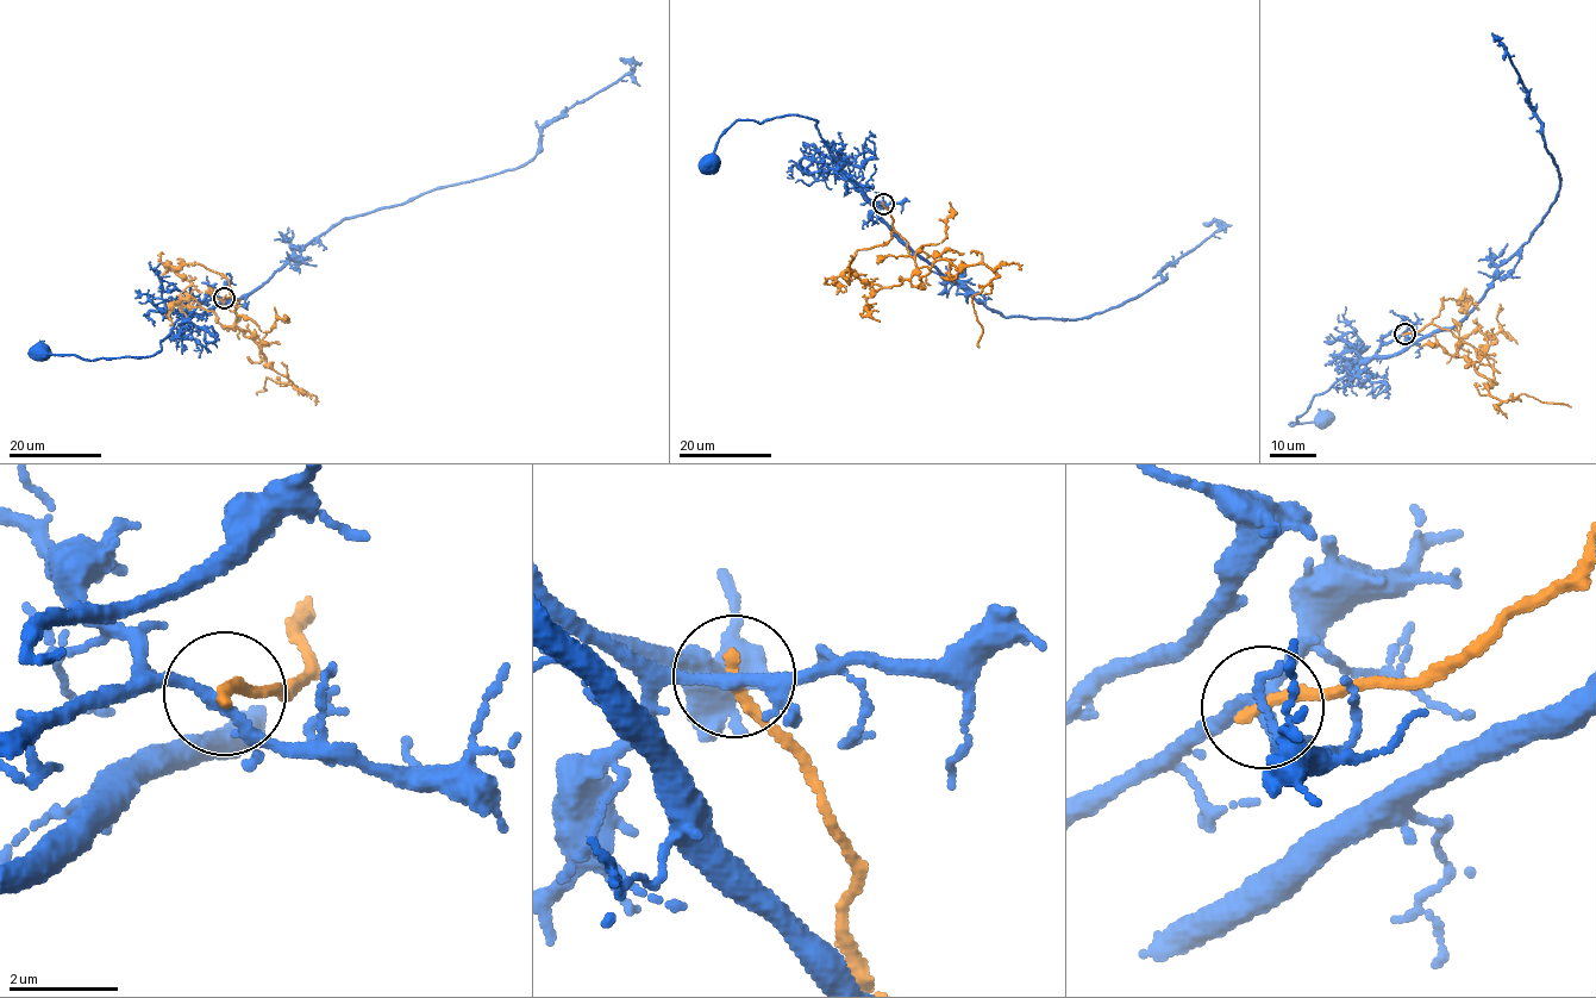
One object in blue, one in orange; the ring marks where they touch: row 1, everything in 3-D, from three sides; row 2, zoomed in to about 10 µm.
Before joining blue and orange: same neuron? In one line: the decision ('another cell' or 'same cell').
another cell

